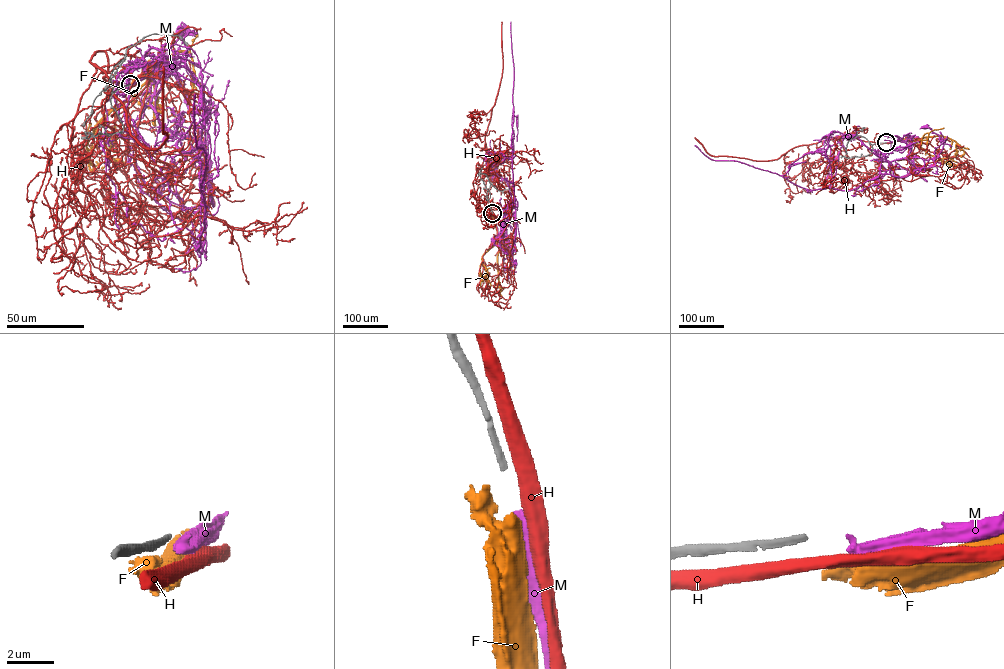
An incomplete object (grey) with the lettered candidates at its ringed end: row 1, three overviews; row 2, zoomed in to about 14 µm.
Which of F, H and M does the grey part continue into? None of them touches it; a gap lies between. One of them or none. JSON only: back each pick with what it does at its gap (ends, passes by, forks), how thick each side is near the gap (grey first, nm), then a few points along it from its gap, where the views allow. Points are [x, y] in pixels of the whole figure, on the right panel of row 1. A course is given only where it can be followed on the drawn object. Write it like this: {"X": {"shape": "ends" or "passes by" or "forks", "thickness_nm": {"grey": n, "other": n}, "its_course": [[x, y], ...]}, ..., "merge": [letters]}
{"merge": []}

